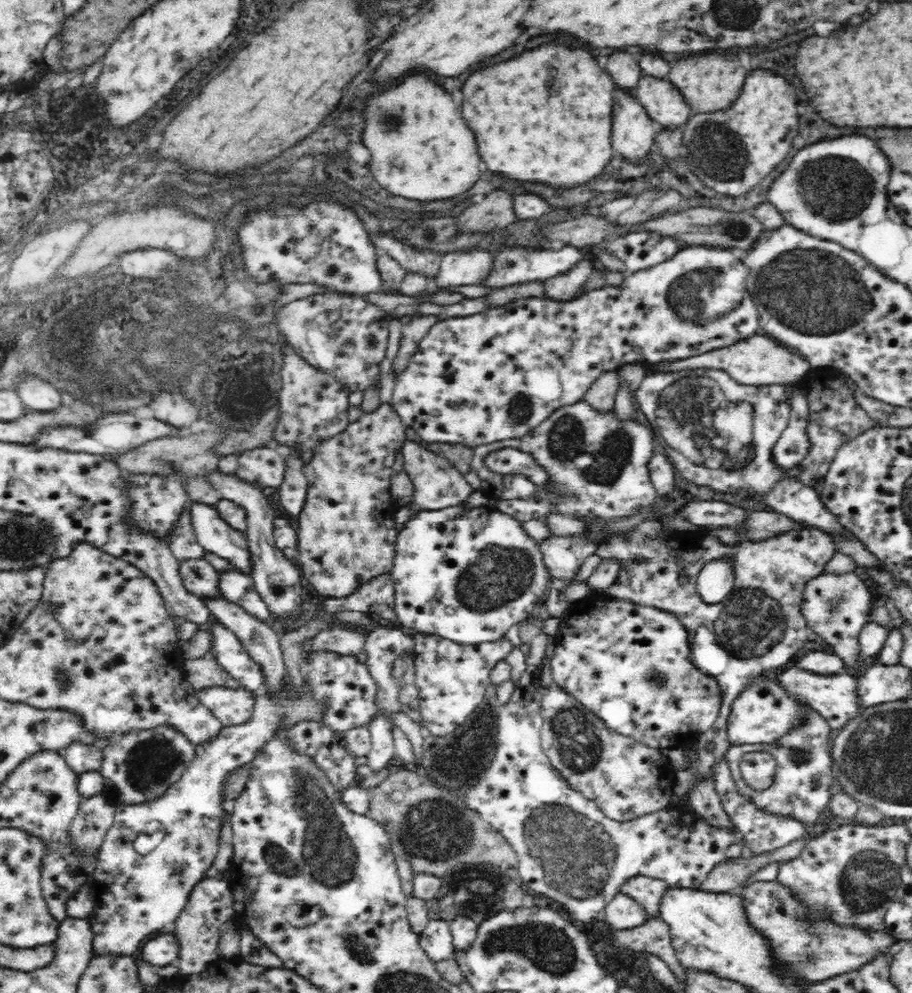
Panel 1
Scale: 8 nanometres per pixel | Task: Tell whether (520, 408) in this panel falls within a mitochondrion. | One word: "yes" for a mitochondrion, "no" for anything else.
yes

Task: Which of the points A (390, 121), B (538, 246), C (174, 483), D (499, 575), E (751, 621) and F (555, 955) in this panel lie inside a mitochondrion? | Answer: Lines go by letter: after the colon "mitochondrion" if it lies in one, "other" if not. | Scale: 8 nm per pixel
A: mitochondrion
B: other
C: other
D: mitochondrion
E: mitochondrion
F: mitochondrion

